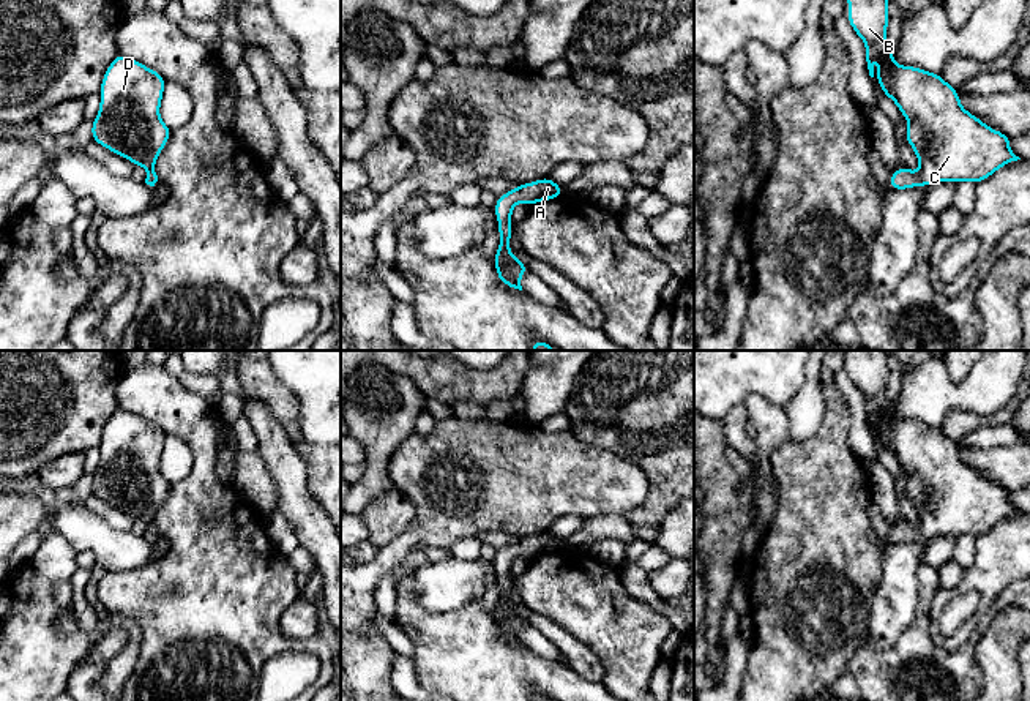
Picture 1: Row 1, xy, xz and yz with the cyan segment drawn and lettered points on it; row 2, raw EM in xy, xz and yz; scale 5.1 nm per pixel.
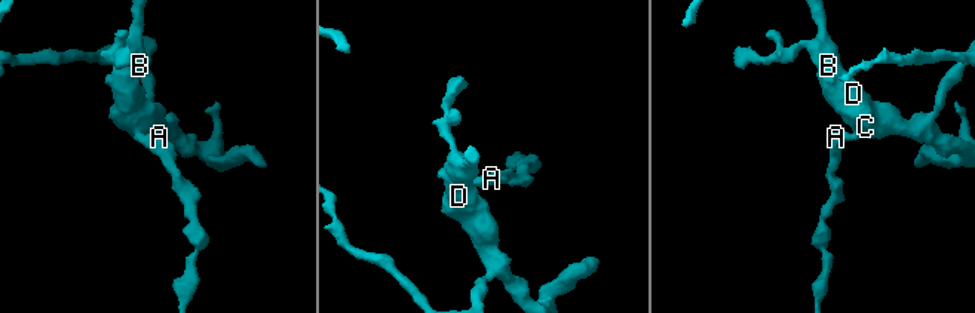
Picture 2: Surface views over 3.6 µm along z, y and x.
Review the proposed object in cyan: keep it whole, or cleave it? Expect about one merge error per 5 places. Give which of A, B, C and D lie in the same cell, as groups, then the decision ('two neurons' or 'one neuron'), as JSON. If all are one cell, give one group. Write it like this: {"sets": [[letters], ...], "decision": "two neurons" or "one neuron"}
{"sets": [["A", "B", "C", "D"]], "decision": "one neuron"}

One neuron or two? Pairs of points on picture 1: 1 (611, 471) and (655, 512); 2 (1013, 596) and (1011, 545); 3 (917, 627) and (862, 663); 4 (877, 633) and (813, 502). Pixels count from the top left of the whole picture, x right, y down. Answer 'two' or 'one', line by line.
1: two
2: two
3: one
4: two

